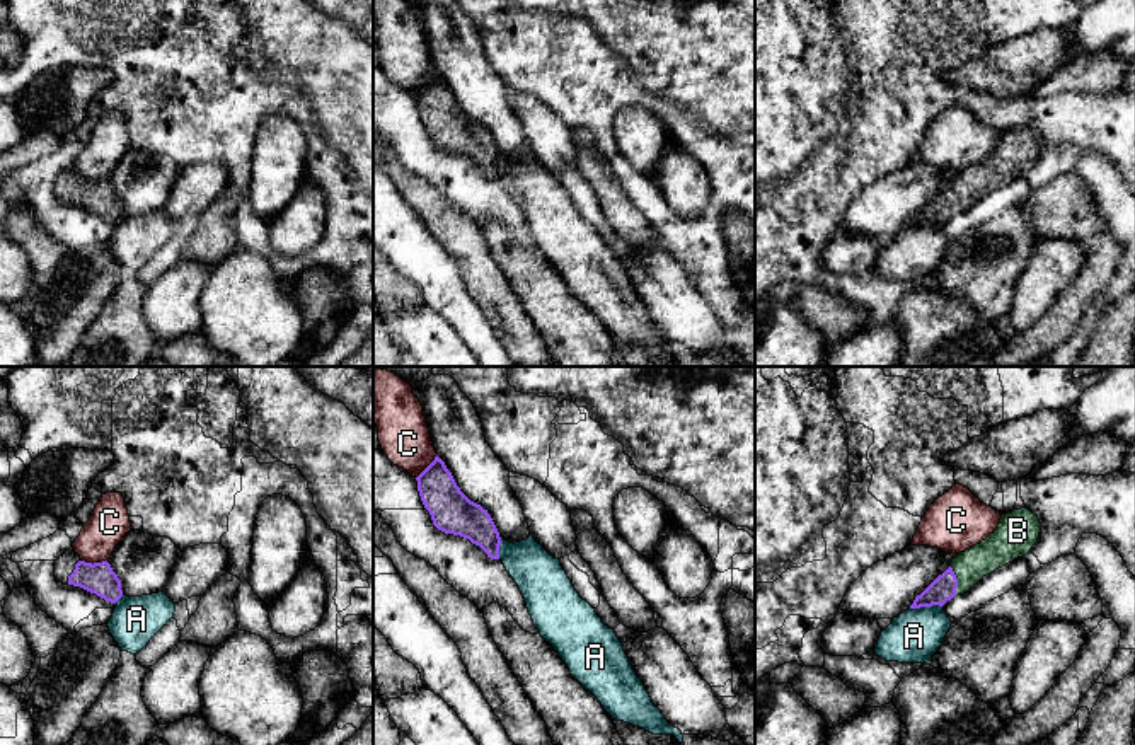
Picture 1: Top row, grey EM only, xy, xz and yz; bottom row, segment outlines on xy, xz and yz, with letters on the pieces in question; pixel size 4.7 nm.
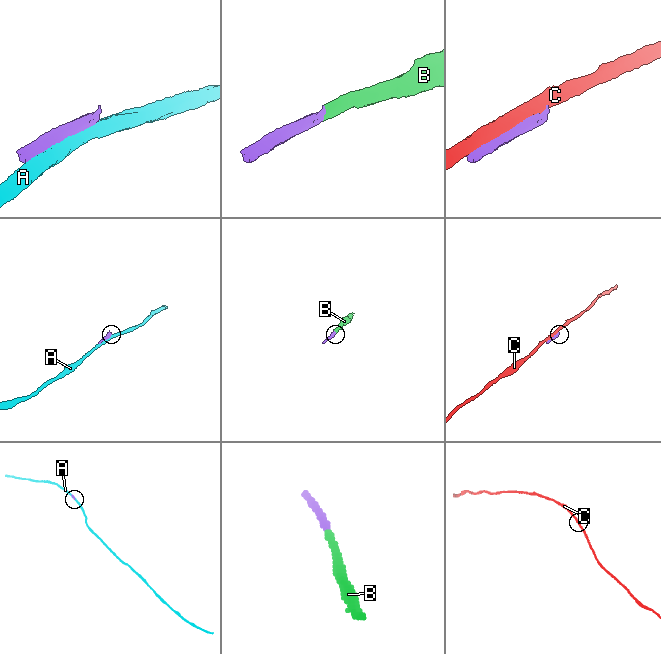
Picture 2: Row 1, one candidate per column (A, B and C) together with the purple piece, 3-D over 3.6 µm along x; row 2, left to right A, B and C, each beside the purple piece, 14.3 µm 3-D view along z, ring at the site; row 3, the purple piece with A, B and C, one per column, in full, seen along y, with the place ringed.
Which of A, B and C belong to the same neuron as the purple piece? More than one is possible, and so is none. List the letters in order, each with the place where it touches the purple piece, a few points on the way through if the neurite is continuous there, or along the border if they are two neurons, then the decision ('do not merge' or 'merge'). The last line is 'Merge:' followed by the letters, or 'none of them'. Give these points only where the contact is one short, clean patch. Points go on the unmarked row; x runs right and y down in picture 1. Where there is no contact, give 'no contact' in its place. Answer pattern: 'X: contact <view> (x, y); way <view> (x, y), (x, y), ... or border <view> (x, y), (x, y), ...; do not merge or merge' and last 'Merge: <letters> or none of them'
A: contact yz (926, 224); do not merge
B: contact yz (956, 200); way yz (943, 207), (956, 200), (977, 179), (997, 167); merge
C: contact xy (94, 181); do not merge
Merge: B

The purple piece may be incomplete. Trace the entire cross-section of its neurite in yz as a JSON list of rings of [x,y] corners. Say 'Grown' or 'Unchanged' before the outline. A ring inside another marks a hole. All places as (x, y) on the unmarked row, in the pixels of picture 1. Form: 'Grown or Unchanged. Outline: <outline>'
Grown. Outline: [[[1028,126],[1002,133],[997,147],[980,162],[959,170],[951,184],[915,215],[910,227],[942,225],[953,215],[963,213],[983,194],[1026,174],[1040,150],[1041,141]]]

